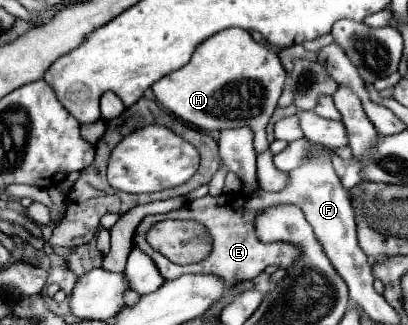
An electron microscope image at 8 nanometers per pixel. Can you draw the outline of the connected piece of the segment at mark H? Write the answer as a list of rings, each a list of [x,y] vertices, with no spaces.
[[[224,29],[214,33],[212,37],[208,37],[206,41],[202,41],[192,59],[178,71],[172,71],[168,75],[164,75],[160,81],[156,81],[152,85],[152,91],[156,95],[156,101],[170,111],[174,117],[182,119],[184,123],[194,125],[196,129],[202,131],[224,131],[224,129],[232,129],[232,127],[250,127],[254,131],[254,149],[256,153],[262,153],[268,149],[268,141],[266,141],[266,125],[268,119],[272,117],[274,109],[276,109],[276,101],[282,93],[284,87],[284,79],[286,79],[286,71],[280,65],[280,59],[274,51],[270,51],[268,47],[264,47],[262,43],[256,43],[248,31],[244,29]]]

